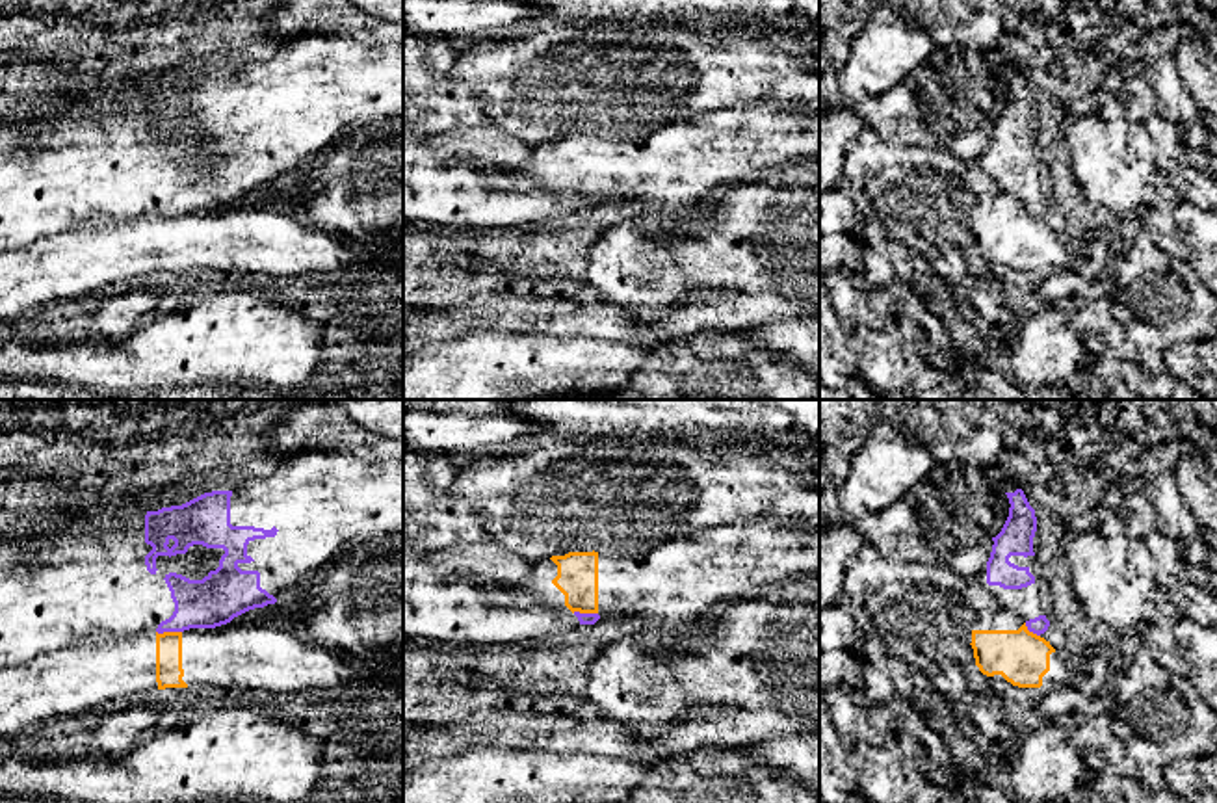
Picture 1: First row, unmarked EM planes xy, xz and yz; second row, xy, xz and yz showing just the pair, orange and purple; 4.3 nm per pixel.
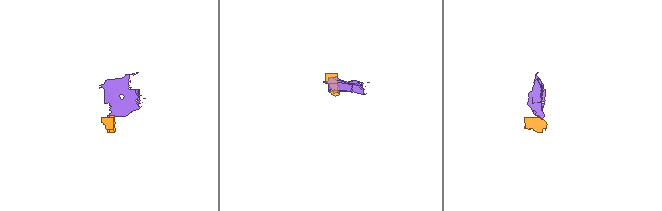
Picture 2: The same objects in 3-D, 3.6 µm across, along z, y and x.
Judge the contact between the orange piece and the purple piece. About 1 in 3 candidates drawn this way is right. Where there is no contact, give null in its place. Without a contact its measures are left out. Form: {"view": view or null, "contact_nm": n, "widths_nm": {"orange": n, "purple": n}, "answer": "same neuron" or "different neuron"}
{"view": "xy", "contact_nm": 110, "widths_nm": {"orange": 120, "purple": 220}, "answer": "different neuron"}

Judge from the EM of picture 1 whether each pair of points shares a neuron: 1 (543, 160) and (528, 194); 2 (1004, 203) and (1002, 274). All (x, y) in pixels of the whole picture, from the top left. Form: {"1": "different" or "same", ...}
{"1": "different", "2": "same"}

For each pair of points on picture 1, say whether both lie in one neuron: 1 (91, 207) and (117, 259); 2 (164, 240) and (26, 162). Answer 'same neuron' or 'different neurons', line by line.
1: different neurons
2: different neurons

